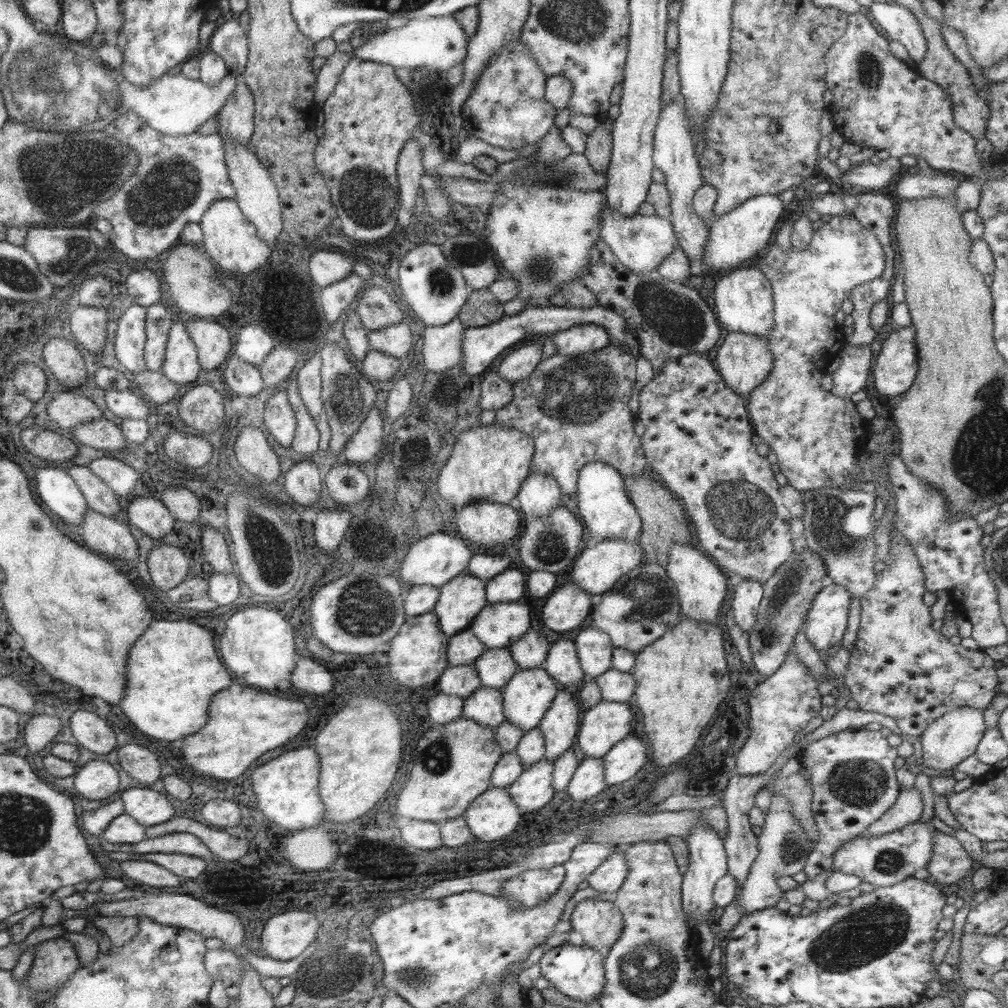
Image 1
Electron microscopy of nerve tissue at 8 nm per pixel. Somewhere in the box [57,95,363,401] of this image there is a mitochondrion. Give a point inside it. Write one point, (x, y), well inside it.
(166, 190)

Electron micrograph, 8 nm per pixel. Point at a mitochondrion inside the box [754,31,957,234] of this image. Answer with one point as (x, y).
(869, 68)

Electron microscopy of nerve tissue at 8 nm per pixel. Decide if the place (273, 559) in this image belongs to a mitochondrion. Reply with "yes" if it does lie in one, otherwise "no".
yes

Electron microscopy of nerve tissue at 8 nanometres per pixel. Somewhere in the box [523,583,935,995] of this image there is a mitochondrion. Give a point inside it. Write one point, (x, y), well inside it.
(869, 932)

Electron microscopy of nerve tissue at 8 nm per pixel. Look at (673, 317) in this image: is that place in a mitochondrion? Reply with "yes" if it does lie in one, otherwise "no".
yes

